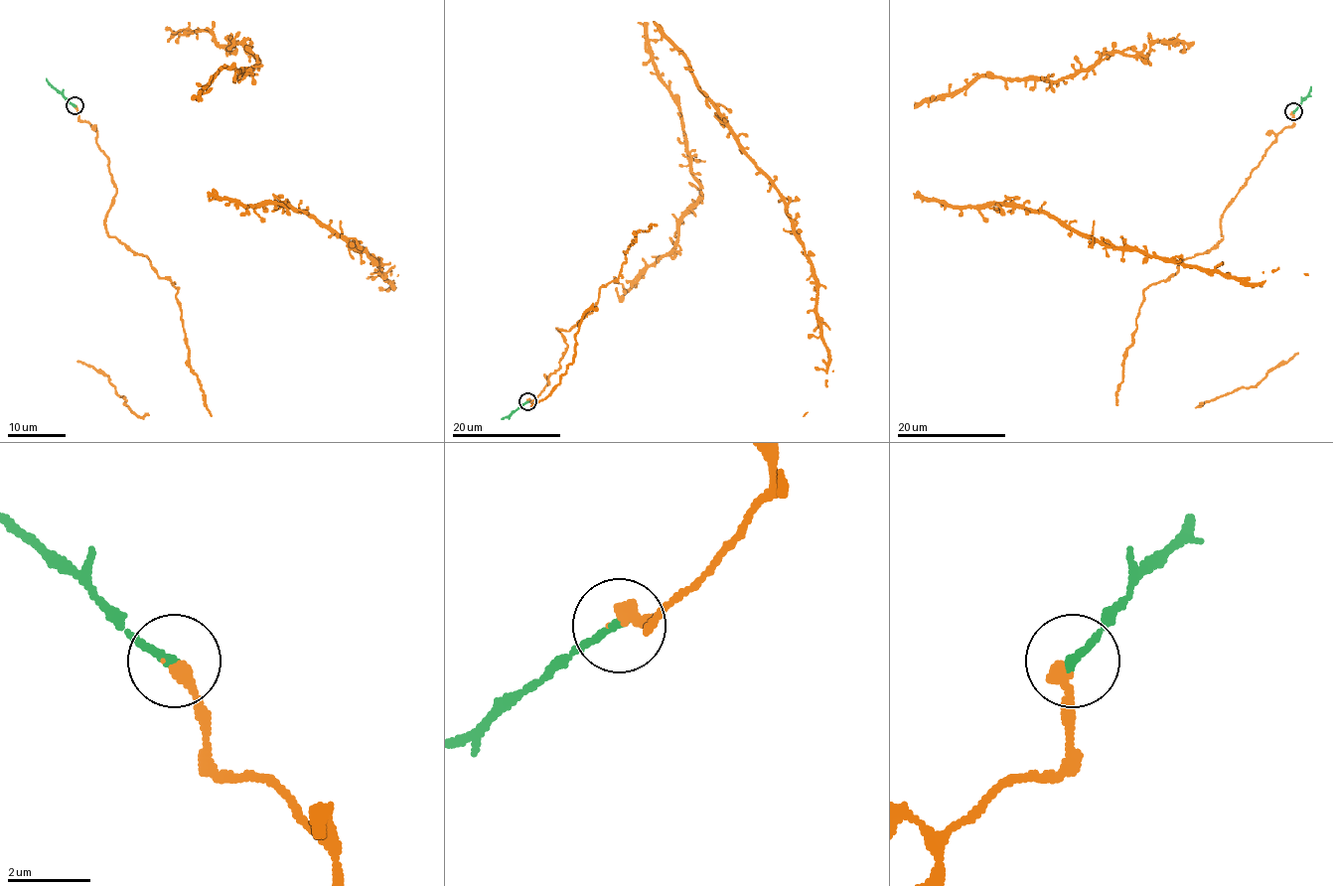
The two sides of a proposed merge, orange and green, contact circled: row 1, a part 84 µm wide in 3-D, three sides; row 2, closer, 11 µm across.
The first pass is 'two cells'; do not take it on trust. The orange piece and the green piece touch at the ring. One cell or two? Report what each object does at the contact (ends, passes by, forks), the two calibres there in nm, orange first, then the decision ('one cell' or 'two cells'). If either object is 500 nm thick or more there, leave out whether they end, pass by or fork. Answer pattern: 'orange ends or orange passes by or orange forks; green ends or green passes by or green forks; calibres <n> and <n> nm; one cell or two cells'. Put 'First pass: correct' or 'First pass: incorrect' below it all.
orange ends; green ends; calibres 320 and 220 nm; one cell
First pass: incorrect

